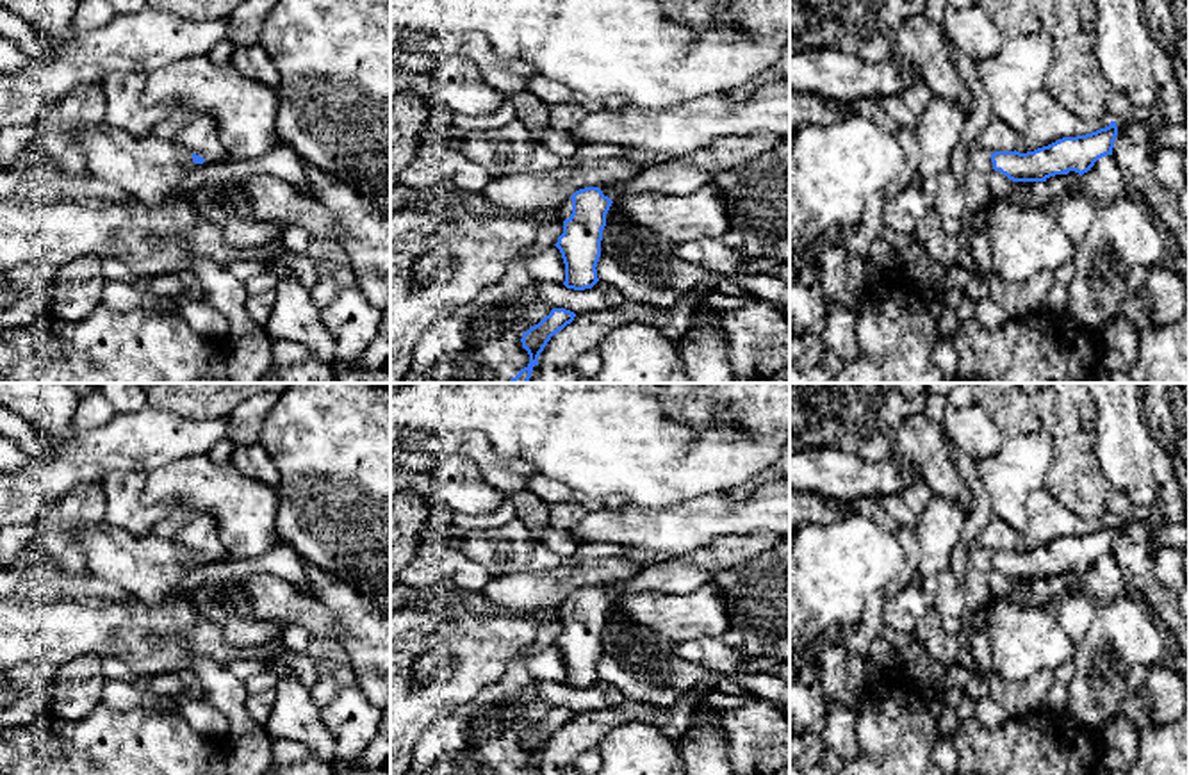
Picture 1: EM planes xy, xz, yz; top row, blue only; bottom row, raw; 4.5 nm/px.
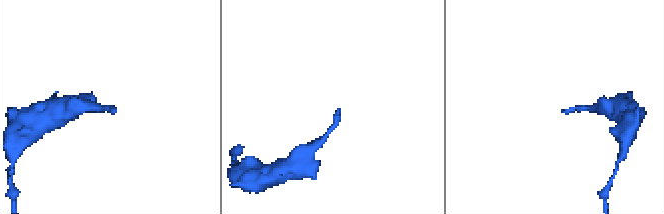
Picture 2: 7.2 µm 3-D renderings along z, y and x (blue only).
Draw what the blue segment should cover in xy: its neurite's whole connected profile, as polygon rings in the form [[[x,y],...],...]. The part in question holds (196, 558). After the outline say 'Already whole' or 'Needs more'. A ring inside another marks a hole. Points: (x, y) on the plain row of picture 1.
[[[196,515],[175,533],[173,540],[193,552],[194,563],[203,563],[205,559],[216,563],[228,556],[219,540],[216,520],[210,515]]]. Needs more

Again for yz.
[[[993,517],[989,524],[968,542],[968,547],[970,551],[989,551],[993,568],[1013,581],[1046,581],[1050,575],[1068,574],[1070,570],[1082,575],[1098,558],[1112,554],[1116,534],[1116,520],[1111,520],[1109,526],[1096,531],[1062,536],[1048,545],[1020,552],[1016,549],[1020,534],[998,517]]]. Needs more

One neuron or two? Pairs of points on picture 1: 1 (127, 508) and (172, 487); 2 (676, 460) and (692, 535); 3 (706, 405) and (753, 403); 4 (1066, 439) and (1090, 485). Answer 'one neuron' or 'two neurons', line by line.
1: two neurons
2: two neurons
3: one neuron
4: one neuron

